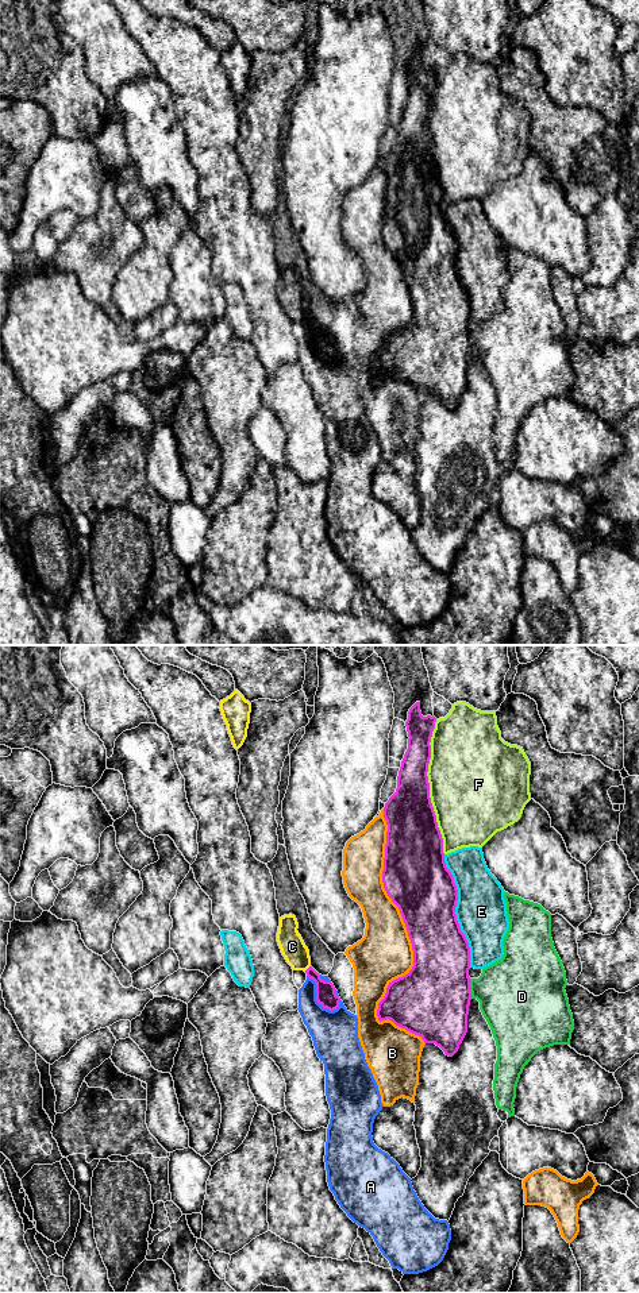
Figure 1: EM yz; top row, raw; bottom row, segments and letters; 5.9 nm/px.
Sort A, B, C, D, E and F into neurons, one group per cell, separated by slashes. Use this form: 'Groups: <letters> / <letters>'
Groups: A / B / C / D / E / F

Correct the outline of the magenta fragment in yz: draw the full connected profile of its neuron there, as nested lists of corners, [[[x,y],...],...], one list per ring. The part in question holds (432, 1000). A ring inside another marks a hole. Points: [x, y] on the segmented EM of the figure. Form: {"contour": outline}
{"contour": [[[420,702],[409,709],[405,722],[408,749],[399,771],[396,792],[384,807],[388,831],[382,883],[405,923],[413,966],[405,976],[389,983],[378,1003],[377,1016],[380,1022],[389,1019],[419,1035],[424,1043],[435,1043],[453,1057],[467,1033],[470,947],[457,920],[458,889],[444,862],[443,838],[430,798],[427,772],[435,722],[434,715],[421,715]]]}

